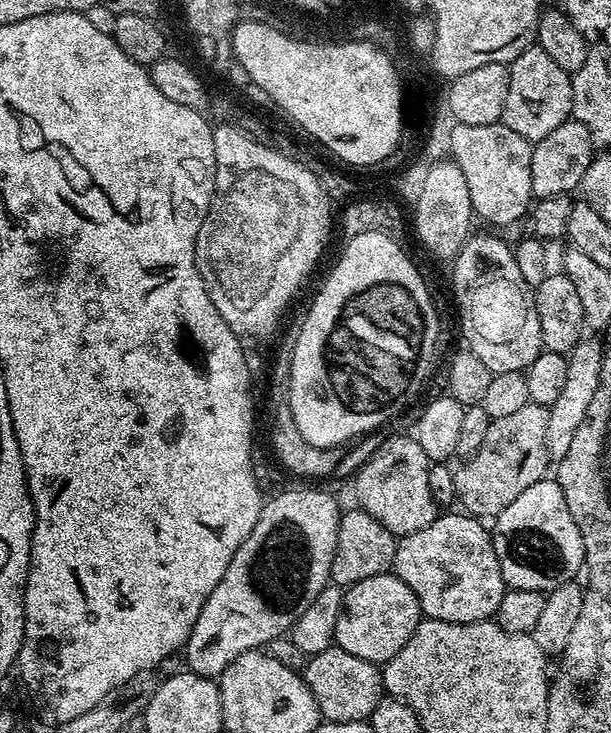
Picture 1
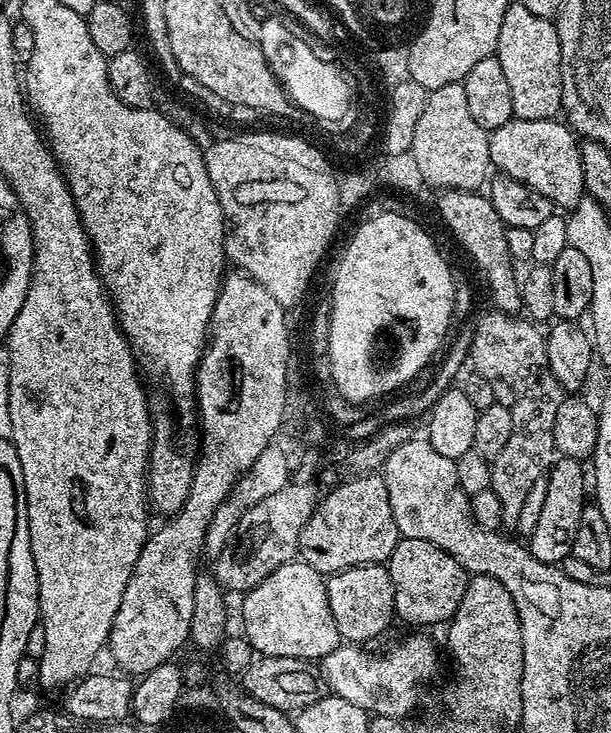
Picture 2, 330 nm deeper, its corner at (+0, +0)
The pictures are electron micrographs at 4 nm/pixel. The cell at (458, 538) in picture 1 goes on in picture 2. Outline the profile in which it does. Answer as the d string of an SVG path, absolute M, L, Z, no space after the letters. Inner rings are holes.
M401 538L394 546L394 554L386 562L390 582L394 582L394 606L396 616L408 624L447 625L458 610L458 602L466 594L470 576L446 550L438 550L434 542L419 538Z

